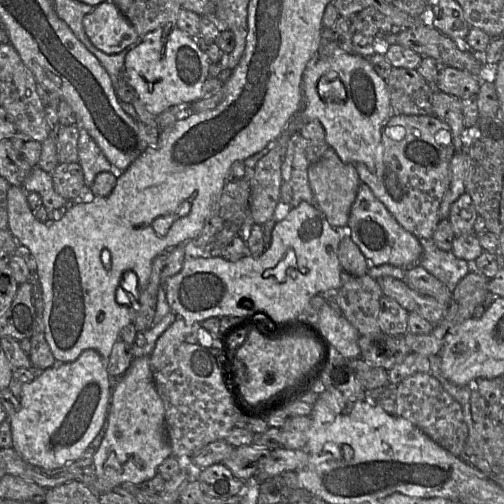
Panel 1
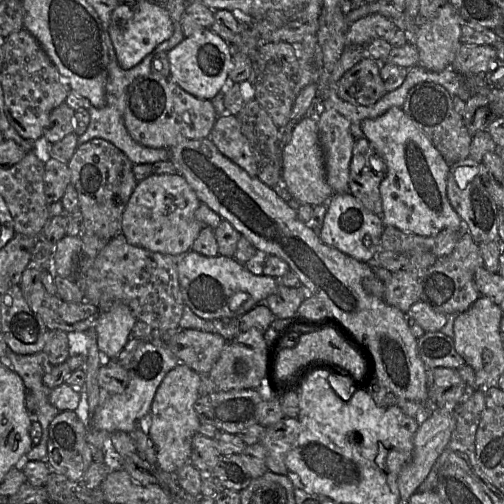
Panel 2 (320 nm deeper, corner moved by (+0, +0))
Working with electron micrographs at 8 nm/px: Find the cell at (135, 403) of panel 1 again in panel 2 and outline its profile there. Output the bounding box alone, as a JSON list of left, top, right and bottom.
[146,362,202,473]

